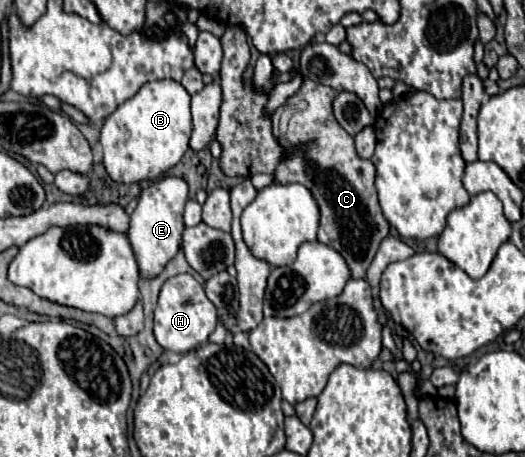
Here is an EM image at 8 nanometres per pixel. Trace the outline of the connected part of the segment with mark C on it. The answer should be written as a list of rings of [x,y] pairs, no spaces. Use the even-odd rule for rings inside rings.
[[[305,79],[303,87],[275,109],[273,117],[289,117],[281,119],[283,123],[275,129],[279,143],[289,147],[289,155],[275,171],[275,183],[301,183],[311,189],[311,193],[315,193],[321,209],[317,239],[341,253],[351,271],[351,279],[365,279],[367,269],[381,241],[389,235],[391,225],[383,217],[377,201],[375,165],[357,155],[353,137],[331,115],[331,103],[335,95],[337,91],[331,87]],[[301,143],[307,143],[305,155],[297,155],[293,151],[293,147]]]

